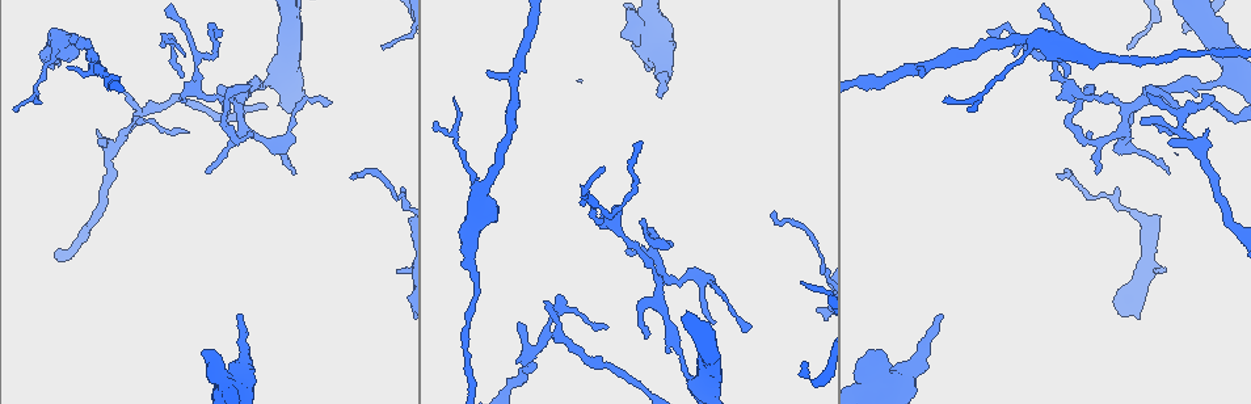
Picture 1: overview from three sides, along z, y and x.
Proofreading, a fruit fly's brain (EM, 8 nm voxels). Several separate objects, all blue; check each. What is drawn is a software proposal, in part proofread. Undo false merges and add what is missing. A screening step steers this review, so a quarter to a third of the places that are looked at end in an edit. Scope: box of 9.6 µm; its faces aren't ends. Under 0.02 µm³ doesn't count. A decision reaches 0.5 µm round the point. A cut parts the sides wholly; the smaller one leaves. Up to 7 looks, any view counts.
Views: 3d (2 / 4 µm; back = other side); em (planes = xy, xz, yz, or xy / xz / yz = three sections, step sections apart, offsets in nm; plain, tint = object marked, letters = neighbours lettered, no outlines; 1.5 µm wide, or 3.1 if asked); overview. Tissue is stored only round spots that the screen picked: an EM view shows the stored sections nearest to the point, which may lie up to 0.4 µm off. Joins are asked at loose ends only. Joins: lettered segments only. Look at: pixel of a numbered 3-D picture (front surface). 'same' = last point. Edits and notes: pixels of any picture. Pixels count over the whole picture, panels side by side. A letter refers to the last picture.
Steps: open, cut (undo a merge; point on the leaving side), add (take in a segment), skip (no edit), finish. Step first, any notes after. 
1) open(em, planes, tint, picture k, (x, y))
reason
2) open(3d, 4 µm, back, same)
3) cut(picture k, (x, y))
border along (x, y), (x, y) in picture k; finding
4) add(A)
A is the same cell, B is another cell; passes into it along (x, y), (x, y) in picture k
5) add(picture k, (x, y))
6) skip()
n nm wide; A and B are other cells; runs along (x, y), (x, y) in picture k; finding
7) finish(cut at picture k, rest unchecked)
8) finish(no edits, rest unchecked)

open(em, yz, step 4, letters, picture 1, (671, 247))

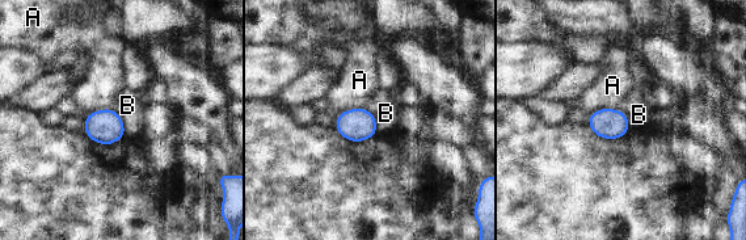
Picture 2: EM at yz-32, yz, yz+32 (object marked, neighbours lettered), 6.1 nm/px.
open(em, planes, letters, same)
another direction

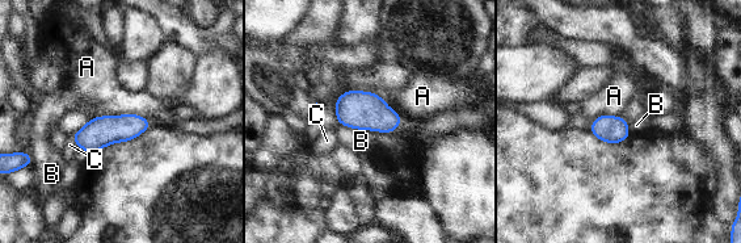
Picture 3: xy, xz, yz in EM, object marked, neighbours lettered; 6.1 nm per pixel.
skip()
A, B and C are other cells; border along (104, 114), (139, 114), (147, 118) in picture 3; none of them fits

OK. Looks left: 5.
open(em, planes, letters, picture 1, (1197, 85))
a narrow waist

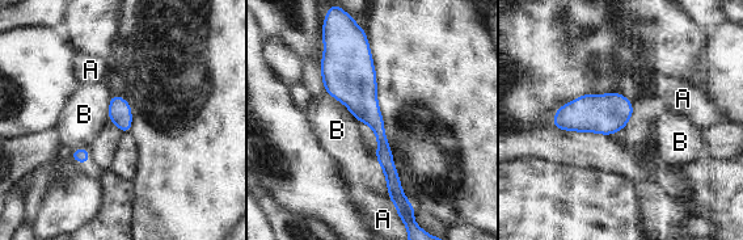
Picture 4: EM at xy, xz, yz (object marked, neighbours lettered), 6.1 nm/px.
skip()
A and B are other cells; border along (375, 158), (397, 210) in picture 4; all the same neuron

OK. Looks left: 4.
open(em, planes, letters, picture 1, (355, 173))
long arm stops here

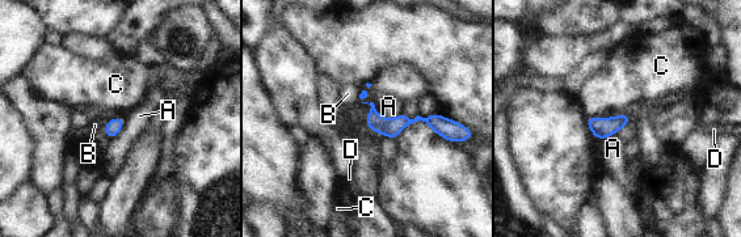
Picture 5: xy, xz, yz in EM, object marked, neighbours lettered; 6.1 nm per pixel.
skip()
100 nm wide; A, B, C and D are other cells; border along (585, 115), (605, 117) in picture 5; none of them fits

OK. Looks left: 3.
finish(no edits, rest unchecked)

